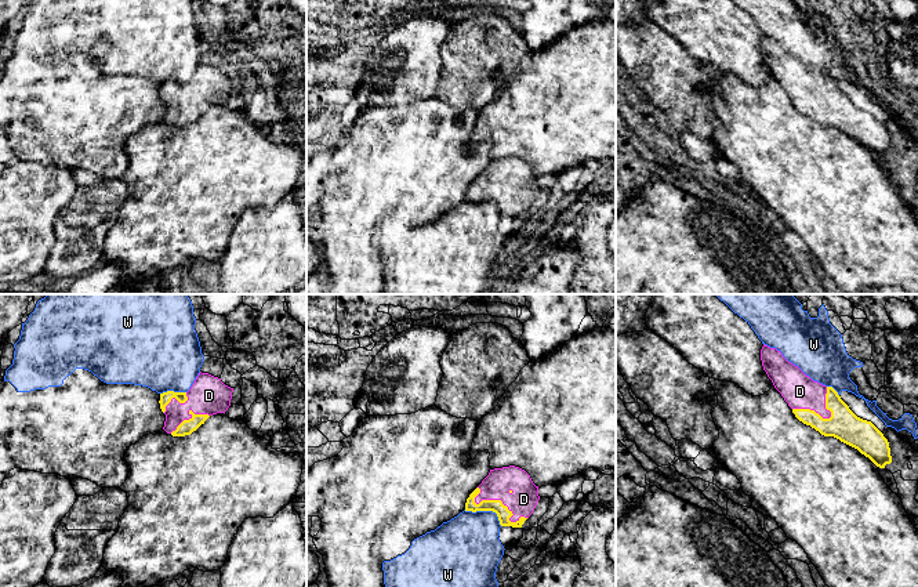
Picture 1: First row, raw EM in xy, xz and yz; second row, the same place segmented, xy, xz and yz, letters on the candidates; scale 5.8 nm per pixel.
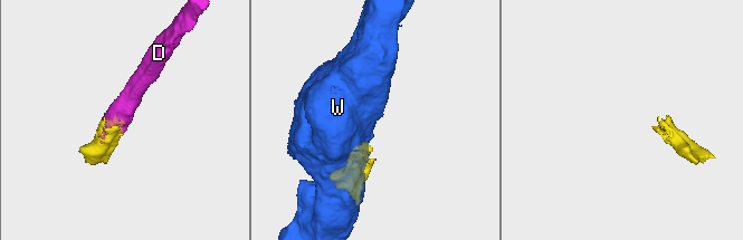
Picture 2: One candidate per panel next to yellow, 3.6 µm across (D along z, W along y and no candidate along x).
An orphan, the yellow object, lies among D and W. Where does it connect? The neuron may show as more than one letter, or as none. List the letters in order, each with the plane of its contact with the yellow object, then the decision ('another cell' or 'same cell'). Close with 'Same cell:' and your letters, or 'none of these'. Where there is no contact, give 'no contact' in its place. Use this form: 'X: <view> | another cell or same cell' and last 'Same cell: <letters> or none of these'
D: xz | same cell
W: xz | another cell
Same cell: D

